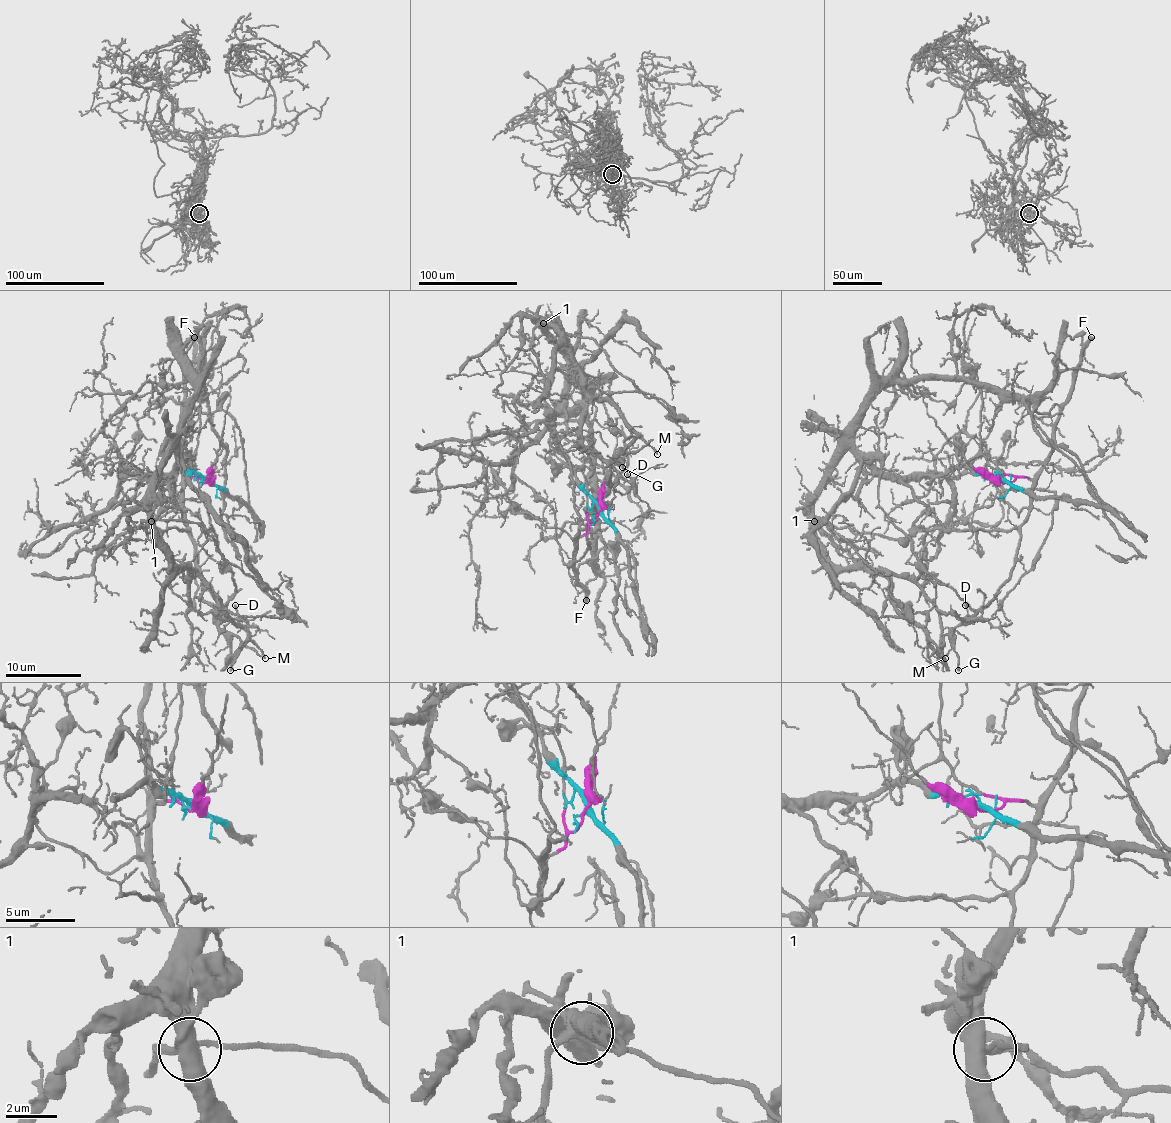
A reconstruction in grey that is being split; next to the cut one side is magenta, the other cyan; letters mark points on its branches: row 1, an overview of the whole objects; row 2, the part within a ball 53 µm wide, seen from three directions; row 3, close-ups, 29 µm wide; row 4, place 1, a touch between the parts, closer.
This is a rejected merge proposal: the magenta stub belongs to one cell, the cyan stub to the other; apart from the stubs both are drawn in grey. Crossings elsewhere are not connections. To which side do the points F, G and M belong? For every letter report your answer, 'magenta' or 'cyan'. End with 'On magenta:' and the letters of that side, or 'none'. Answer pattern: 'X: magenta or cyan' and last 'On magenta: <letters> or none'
F: magenta
G: magenta
M: cyan
On magenta: F, G

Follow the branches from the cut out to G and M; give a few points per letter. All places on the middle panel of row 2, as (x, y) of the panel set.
G: (598, 509), (575, 541), (579, 530), (594, 519), (594, 503), (608, 488), (612, 464), (621, 467)
M: (598, 509), (556, 445), (553, 416), (568, 374), (543, 323), (568, 344), (583, 391), (606, 397), (657, 454)

